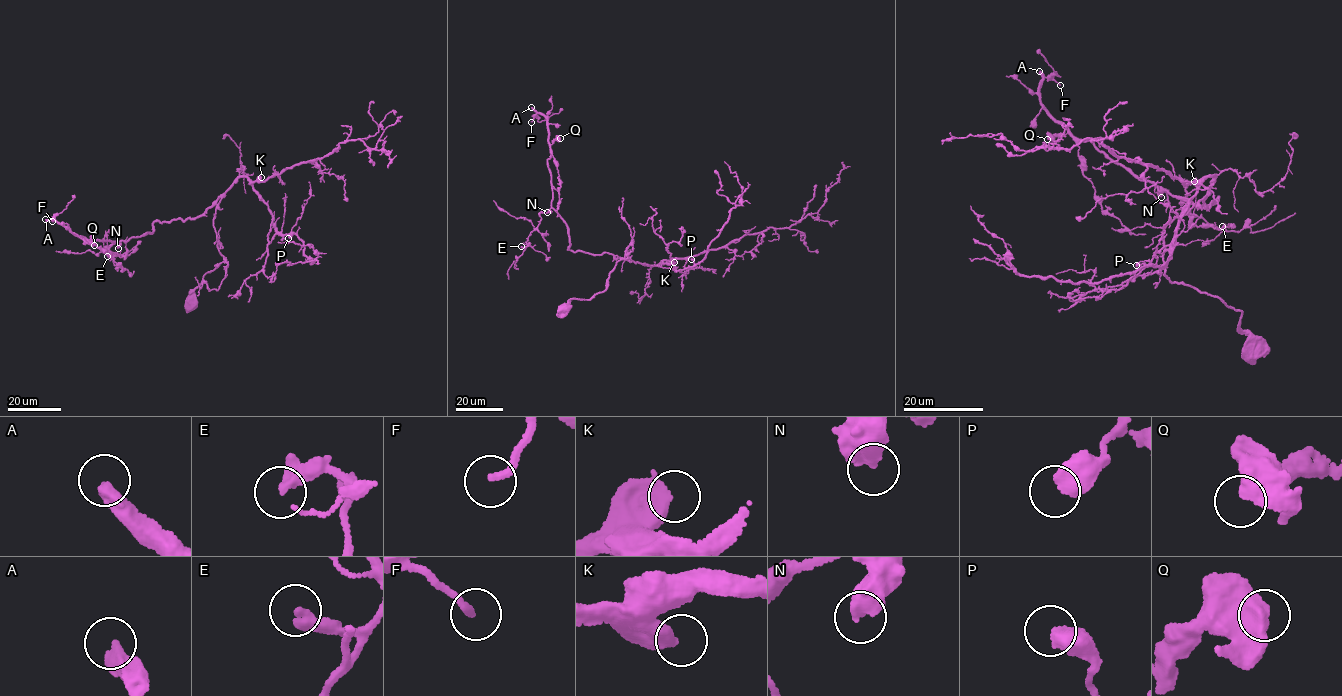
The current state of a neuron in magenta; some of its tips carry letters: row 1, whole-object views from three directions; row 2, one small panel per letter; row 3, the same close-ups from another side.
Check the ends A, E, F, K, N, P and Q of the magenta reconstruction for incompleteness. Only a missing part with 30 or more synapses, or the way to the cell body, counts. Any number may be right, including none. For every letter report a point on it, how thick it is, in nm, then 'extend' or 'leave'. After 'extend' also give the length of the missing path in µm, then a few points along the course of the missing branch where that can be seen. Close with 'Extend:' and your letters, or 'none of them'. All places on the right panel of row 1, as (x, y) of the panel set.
A: place (1039, 71); calibre 440 nm; extend; missing 100 µm
E: place (1222, 226); calibre 360 nm; leave
F: place (1060, 85); calibre 200 nm; leave
K: place (1194, 181); calibre 550 nm; leave
N: place (1161, 197); calibre 550 nm; leave
P: place (1136, 265); calibre 550 nm; leave
Q: place (1047, 139); calibre 600 nm; leave
Extend: A

